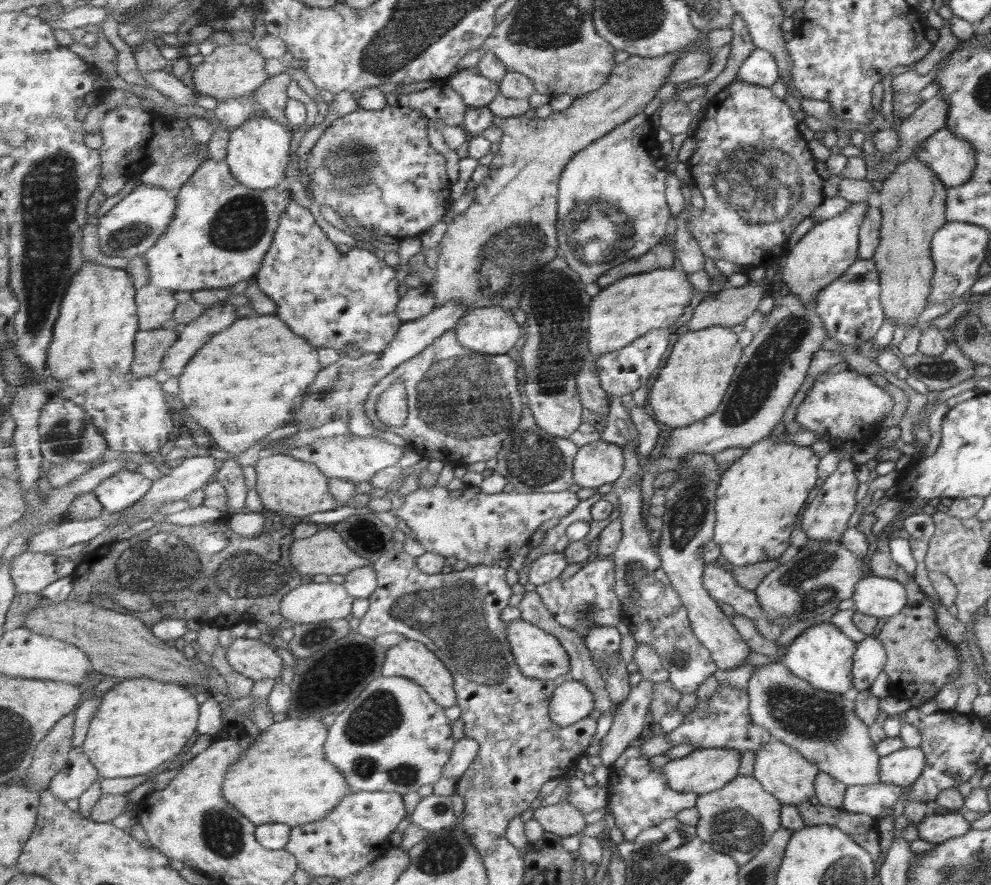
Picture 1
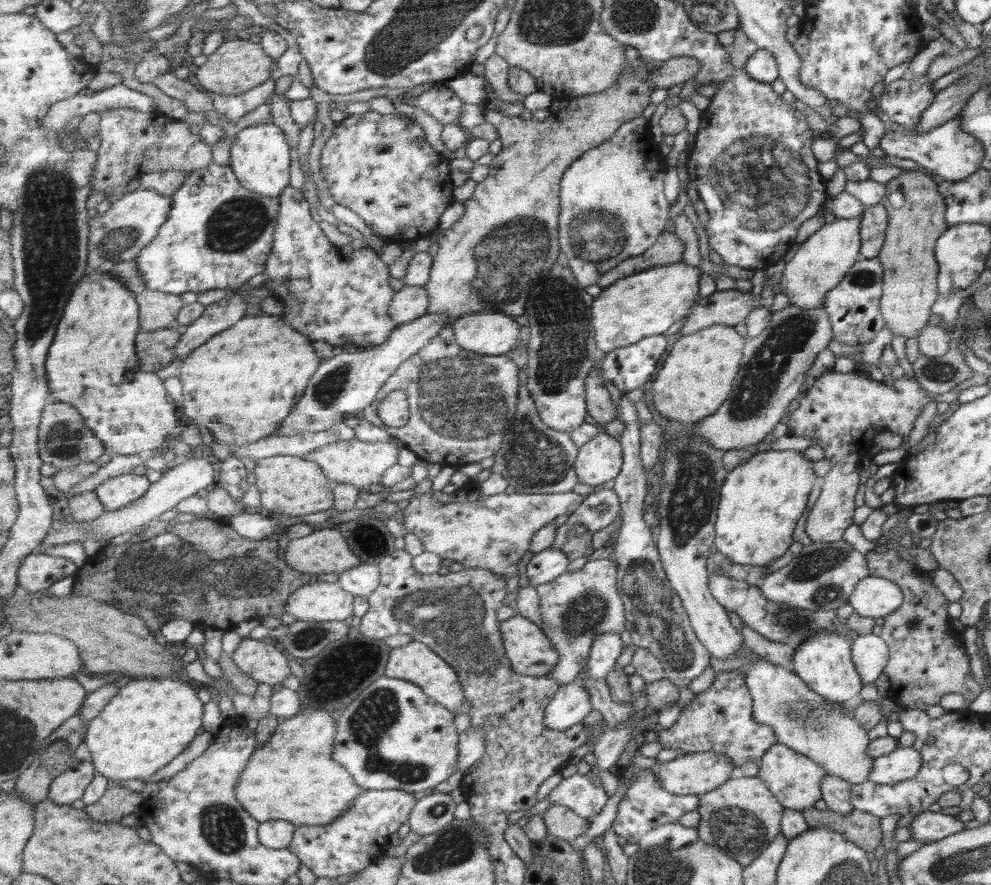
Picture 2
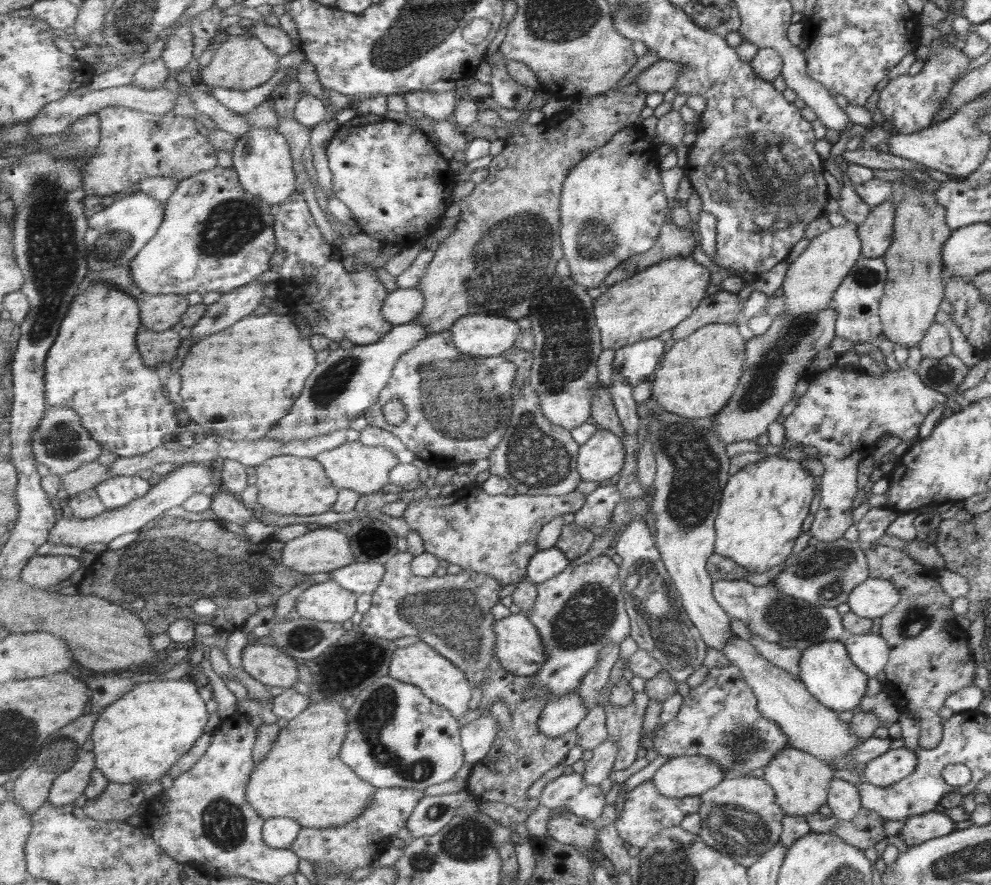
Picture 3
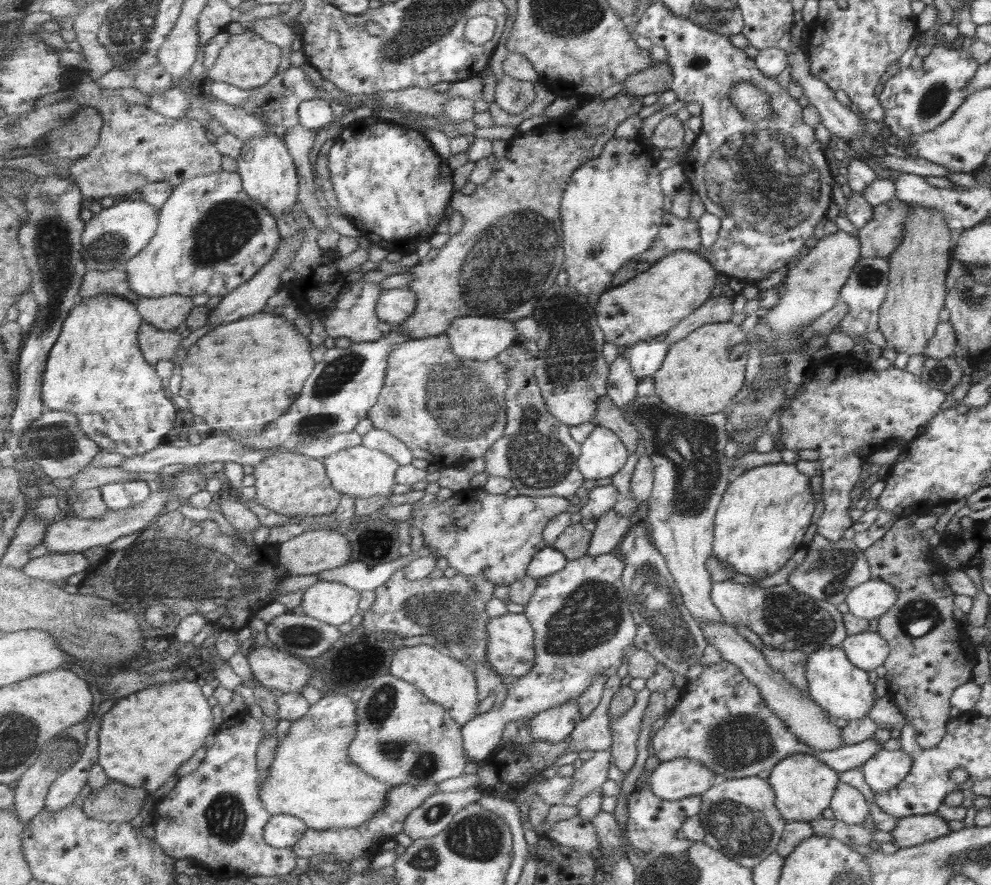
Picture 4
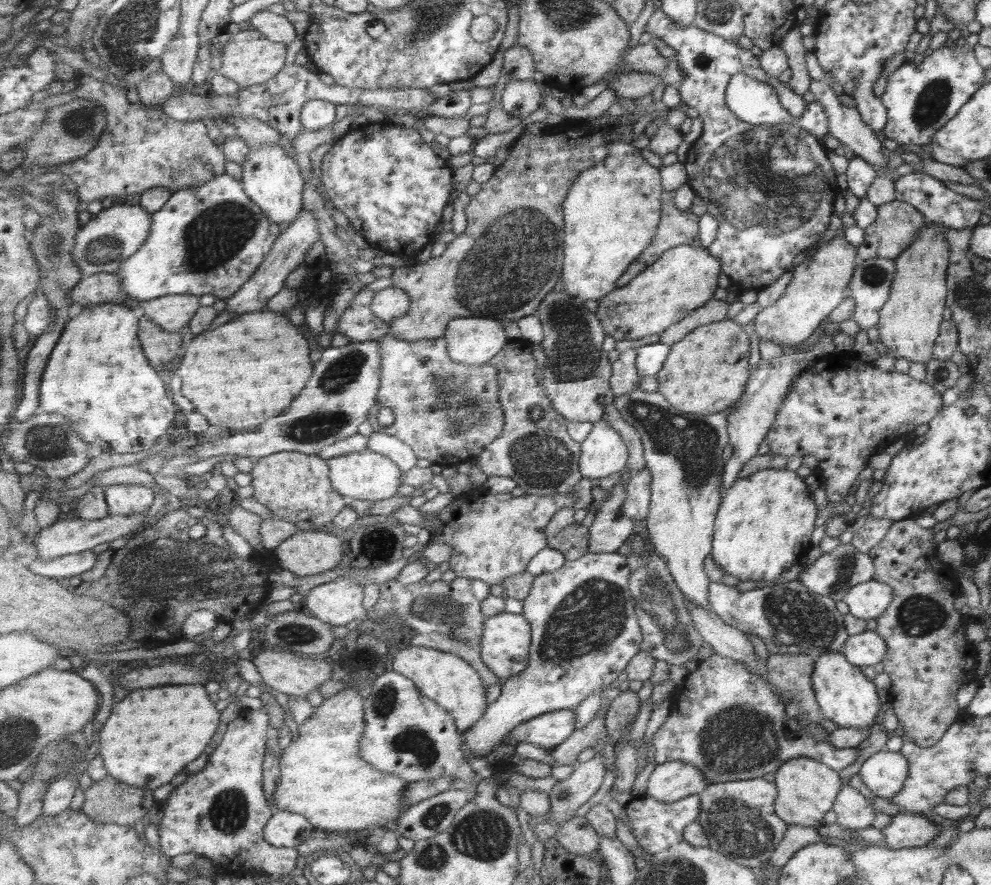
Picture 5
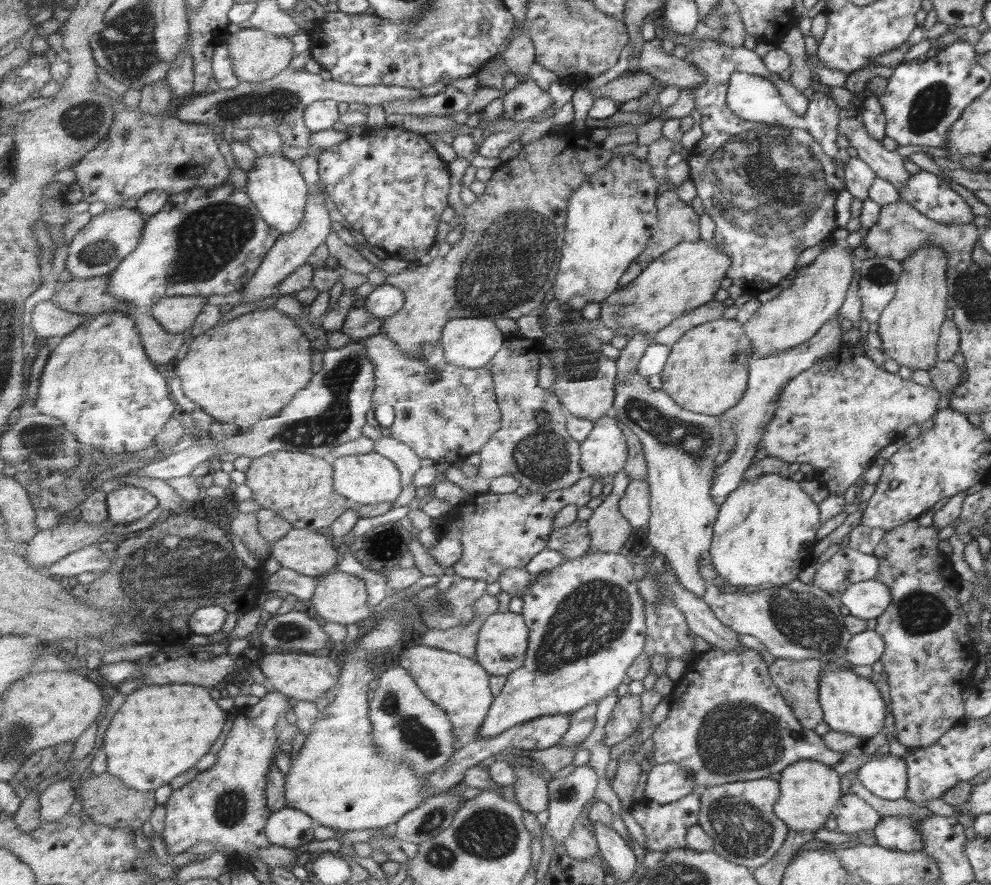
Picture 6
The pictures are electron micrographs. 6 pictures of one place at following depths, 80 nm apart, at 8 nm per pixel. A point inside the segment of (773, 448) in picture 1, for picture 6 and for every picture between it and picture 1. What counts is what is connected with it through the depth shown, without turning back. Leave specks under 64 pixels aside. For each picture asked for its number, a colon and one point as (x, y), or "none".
2: (761, 499)
3: (763, 505)
4: (760, 521)
5: (764, 521)
6: (764, 533)

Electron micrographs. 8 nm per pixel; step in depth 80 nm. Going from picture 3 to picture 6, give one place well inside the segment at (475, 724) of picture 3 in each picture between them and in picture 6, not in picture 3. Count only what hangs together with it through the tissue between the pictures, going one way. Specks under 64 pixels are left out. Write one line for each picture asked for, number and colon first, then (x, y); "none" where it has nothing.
4: (583, 621)
5: (586, 629)
6: (587, 619)

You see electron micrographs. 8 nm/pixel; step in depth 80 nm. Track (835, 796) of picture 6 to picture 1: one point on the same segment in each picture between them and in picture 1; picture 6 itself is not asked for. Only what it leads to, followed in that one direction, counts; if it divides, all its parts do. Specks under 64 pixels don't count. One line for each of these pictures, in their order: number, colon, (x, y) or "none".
1: (781, 771)
2: (794, 780)
3: (800, 783)
4: (802, 786)
5: (805, 789)

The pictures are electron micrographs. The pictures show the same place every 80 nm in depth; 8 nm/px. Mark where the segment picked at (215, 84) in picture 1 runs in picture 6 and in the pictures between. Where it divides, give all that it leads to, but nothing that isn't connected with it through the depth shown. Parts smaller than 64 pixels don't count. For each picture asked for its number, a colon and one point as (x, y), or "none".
2: (238, 65)
3: (242, 62)
4: (248, 61)
5: (249, 58)
6: (257, 55)

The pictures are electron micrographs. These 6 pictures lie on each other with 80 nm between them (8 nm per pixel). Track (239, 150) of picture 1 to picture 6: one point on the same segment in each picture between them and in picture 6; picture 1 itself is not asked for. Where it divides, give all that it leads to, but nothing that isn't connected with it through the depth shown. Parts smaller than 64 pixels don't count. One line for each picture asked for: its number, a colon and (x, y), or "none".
2: (260, 154)
3: (263, 159)
4: (268, 171)
5: (274, 180)
6: (276, 185)

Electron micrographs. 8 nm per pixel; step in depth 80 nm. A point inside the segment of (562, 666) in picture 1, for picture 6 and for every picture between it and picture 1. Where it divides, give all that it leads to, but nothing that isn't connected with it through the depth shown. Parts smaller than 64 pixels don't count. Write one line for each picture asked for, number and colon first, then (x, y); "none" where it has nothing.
2: (531, 650)
3: (519, 646)
4: (512, 639)
5: (507, 641)
6: (503, 641)

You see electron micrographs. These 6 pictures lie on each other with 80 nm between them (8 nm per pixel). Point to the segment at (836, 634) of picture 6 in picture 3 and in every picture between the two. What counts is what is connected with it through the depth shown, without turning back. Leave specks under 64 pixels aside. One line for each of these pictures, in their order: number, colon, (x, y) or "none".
3: (774, 617)
4: (782, 618)
5: (789, 619)

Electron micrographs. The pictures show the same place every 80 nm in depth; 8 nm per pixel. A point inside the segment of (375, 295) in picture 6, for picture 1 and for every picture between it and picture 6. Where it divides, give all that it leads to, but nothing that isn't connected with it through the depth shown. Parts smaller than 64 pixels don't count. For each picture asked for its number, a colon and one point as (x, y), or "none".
1: (416, 303)
2: (410, 303)
3: (403, 306)
4: (396, 305)
5: (392, 303)

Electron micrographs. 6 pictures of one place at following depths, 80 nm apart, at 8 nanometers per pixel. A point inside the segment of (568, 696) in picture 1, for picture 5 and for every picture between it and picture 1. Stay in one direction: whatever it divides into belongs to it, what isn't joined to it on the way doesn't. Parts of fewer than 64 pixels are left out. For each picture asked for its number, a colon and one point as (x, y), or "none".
2: (571, 705)
3: (560, 716)
4: (553, 725)
5: (547, 731)

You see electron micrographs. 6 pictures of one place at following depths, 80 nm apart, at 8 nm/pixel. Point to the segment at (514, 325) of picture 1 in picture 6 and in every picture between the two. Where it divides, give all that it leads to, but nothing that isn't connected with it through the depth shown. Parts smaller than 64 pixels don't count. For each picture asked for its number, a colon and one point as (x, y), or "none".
2: (487, 333)
3: (482, 336)
4: (481, 338)
5: (476, 340)
6: (472, 342)

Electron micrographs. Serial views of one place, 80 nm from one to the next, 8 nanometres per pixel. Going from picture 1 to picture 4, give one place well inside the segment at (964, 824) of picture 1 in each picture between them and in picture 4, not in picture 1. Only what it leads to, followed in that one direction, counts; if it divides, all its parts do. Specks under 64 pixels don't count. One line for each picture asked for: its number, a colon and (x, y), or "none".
2: (928, 826)
3: (931, 824)
4: (910, 830)

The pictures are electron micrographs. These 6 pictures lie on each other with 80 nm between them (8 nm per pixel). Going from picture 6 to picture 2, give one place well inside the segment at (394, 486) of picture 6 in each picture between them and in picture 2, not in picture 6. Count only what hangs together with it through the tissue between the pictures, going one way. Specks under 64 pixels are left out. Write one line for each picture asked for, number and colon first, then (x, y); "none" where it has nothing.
2: (354, 462)
3: (355, 466)
4: (361, 472)
5: (364, 475)

